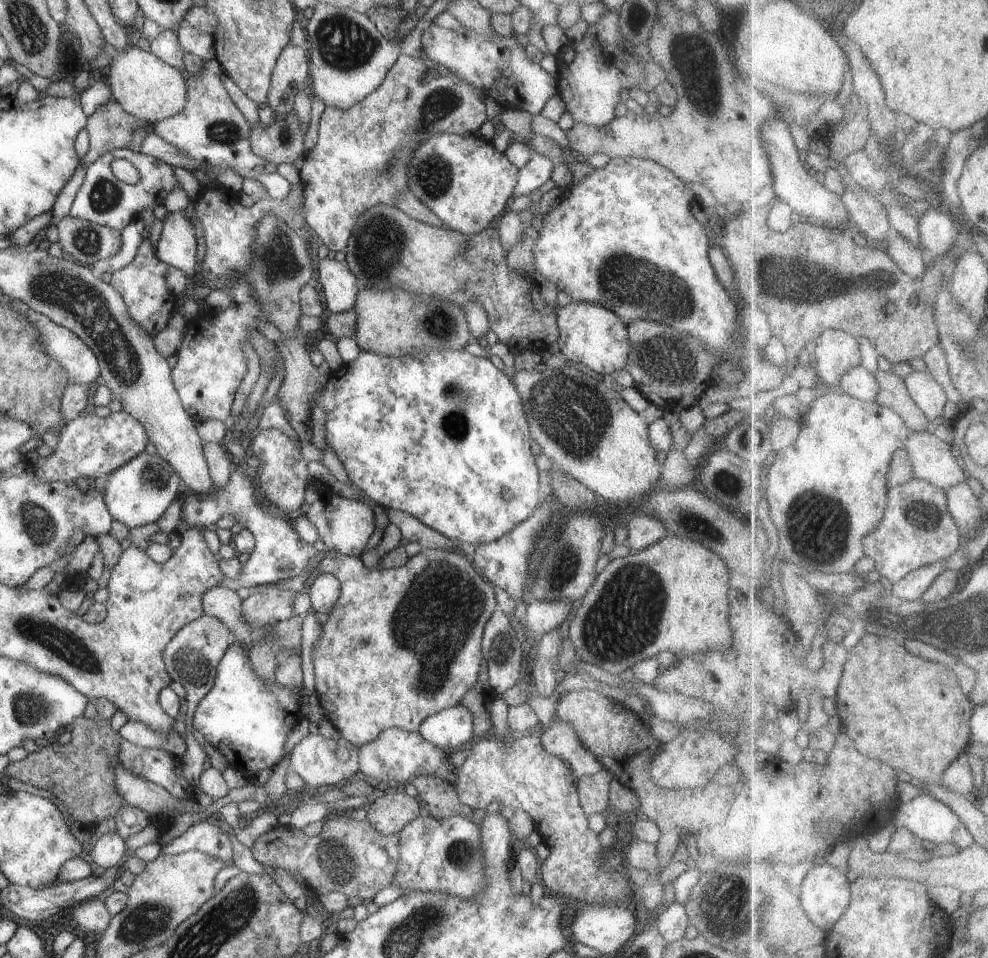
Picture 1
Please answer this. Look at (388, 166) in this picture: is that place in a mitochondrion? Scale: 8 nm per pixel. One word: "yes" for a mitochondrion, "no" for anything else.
yes

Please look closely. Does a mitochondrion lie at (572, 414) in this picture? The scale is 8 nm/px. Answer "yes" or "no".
yes

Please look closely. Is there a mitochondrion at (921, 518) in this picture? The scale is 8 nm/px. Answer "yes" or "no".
yes

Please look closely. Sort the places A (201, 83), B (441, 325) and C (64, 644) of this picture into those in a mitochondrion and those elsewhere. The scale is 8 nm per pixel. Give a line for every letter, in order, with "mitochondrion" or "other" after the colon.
A: other
B: mitochondrion
C: mitochondrion

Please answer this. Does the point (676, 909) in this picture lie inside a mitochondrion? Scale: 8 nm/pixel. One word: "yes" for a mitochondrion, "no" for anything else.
no

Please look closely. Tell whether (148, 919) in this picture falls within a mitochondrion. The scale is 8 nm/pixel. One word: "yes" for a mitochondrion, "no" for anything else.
yes

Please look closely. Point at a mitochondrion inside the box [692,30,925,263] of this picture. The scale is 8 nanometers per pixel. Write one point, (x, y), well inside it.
(710, 97)

